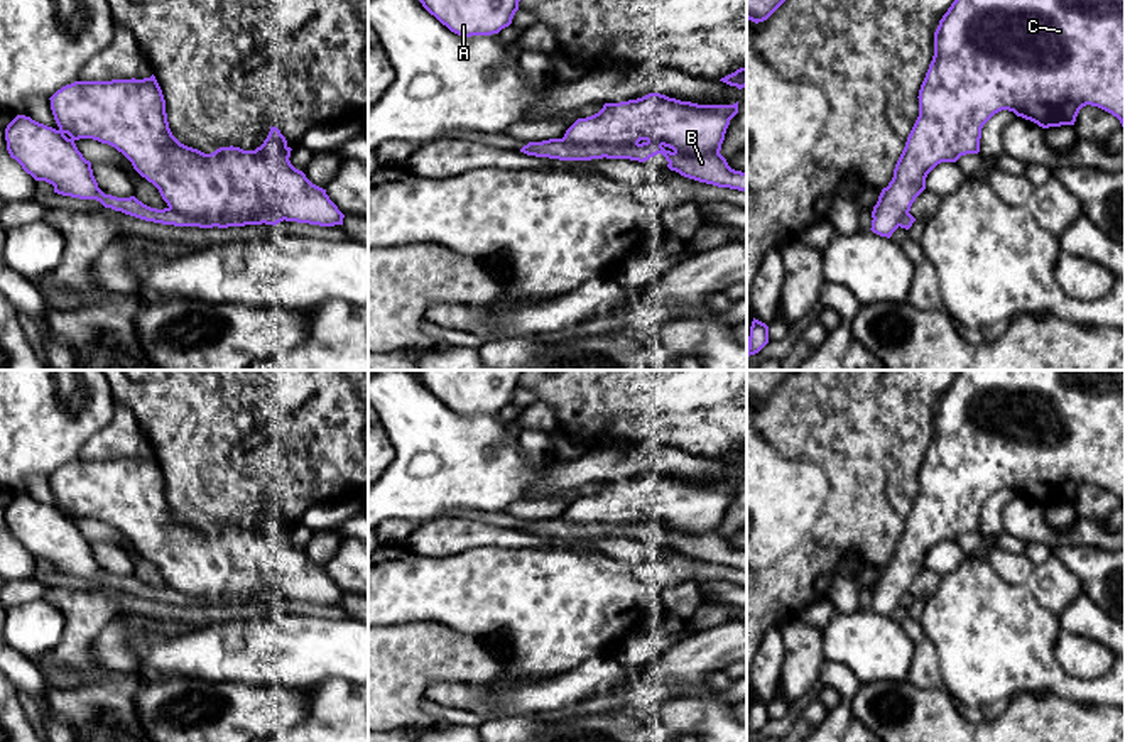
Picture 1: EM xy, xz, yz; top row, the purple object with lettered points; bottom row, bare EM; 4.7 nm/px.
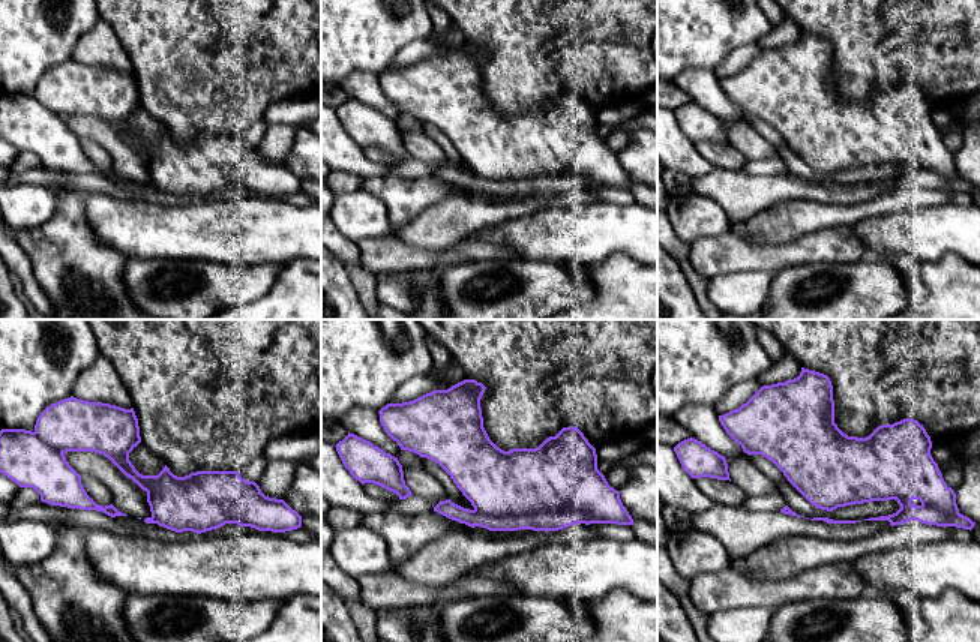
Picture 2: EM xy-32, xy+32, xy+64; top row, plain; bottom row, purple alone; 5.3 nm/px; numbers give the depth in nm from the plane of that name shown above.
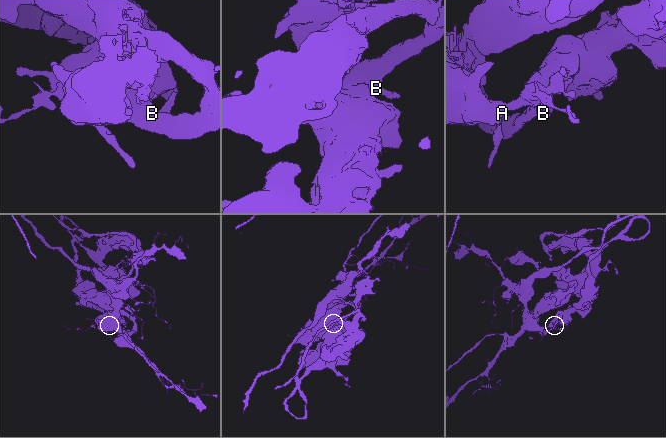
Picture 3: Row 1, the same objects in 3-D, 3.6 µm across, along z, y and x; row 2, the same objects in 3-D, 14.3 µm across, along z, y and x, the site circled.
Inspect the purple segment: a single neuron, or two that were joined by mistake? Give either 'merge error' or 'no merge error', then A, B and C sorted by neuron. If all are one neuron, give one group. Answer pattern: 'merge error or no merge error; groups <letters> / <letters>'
merge error; groups A B / C

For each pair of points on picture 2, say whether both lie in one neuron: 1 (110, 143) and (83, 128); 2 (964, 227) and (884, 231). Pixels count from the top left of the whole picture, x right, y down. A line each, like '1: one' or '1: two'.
1: one
2: one

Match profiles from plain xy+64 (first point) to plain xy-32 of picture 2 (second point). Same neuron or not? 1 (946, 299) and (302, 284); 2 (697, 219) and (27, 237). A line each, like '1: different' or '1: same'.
1: same
2: different

